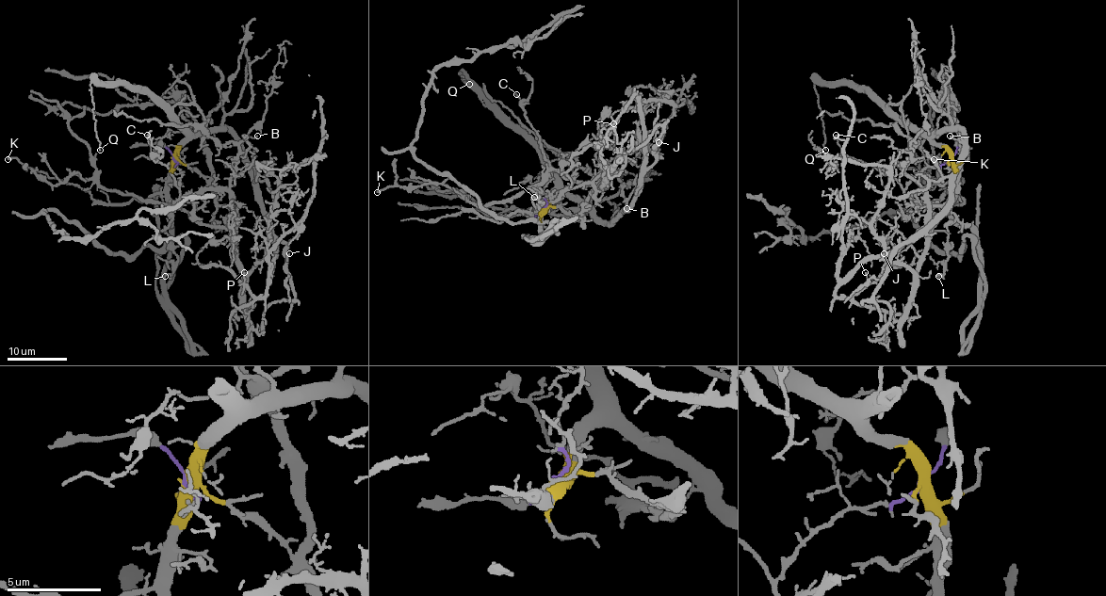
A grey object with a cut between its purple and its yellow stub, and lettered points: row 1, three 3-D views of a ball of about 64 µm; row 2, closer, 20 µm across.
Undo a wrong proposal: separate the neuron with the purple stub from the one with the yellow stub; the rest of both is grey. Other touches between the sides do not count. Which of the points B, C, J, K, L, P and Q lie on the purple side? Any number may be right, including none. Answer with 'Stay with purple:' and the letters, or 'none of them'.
Stay with purple: C, K, L

